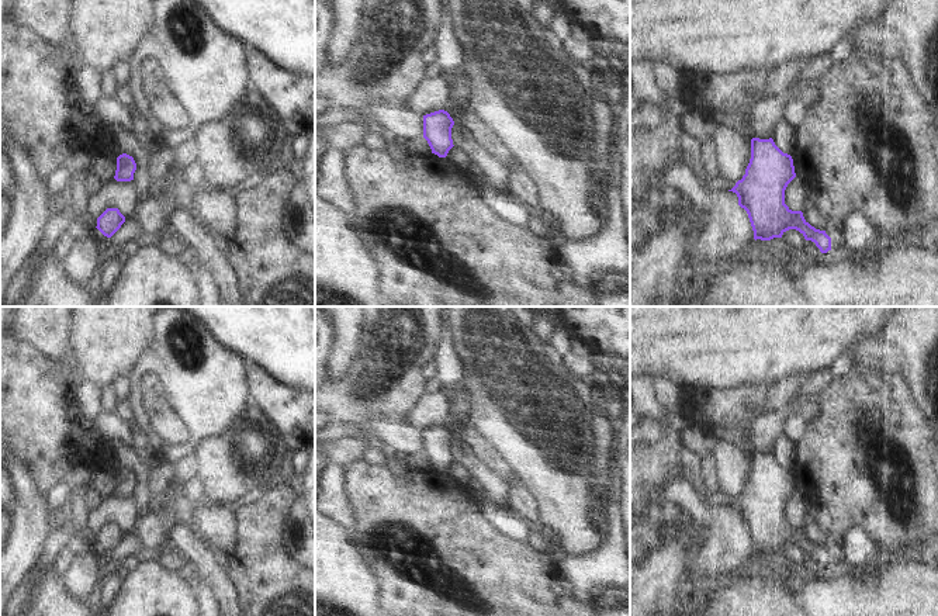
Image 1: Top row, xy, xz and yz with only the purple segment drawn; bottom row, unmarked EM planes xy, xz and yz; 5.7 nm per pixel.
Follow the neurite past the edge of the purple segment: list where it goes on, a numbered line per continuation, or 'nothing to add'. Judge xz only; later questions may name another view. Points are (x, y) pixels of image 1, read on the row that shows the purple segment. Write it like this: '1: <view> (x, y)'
nothing to add

